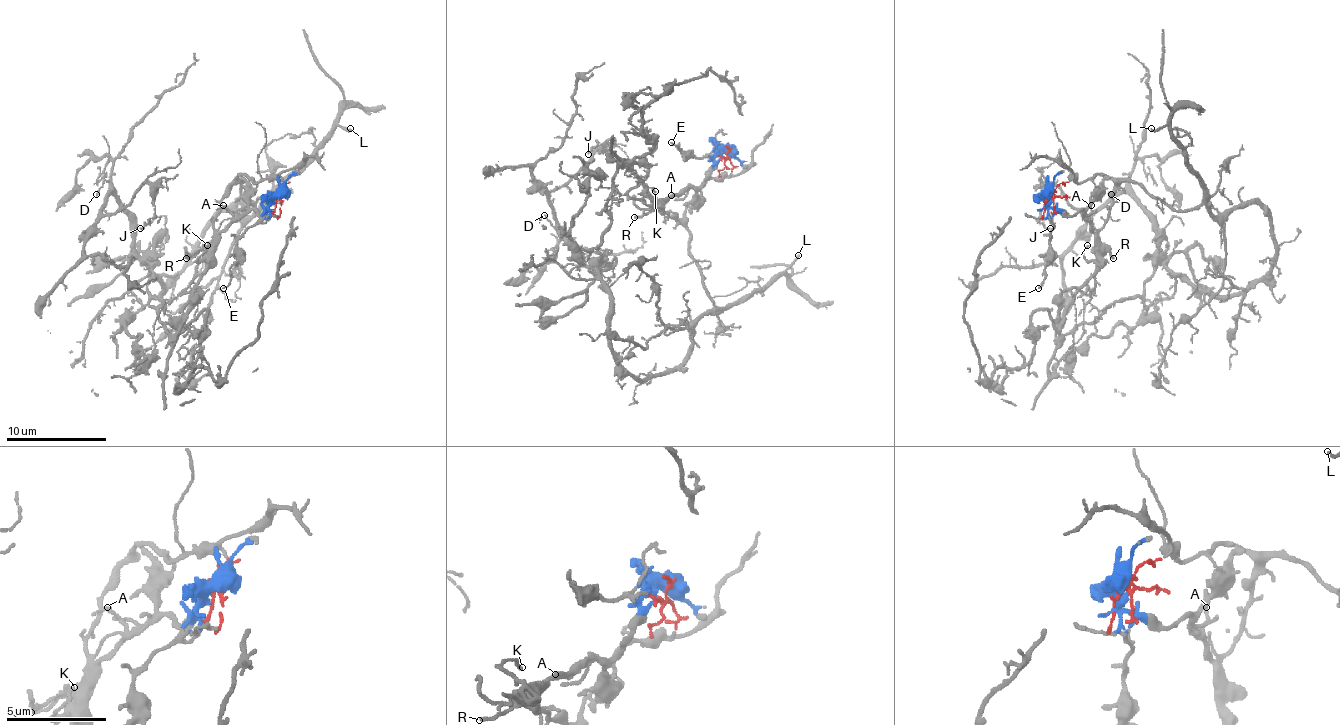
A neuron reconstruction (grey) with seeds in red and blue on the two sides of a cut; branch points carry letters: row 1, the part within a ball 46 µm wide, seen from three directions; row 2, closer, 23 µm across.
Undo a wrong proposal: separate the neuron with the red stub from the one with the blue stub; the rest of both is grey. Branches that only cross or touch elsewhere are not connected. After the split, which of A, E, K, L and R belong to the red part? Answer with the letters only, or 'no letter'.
L

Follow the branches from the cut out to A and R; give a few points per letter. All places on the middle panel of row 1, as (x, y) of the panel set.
A: (728, 152), (713, 159), (708, 177), (701, 184), (671, 194)
R: (728, 152), (713, 159), (708, 177), (698, 187), (683, 187), (656, 207), (633, 217)

